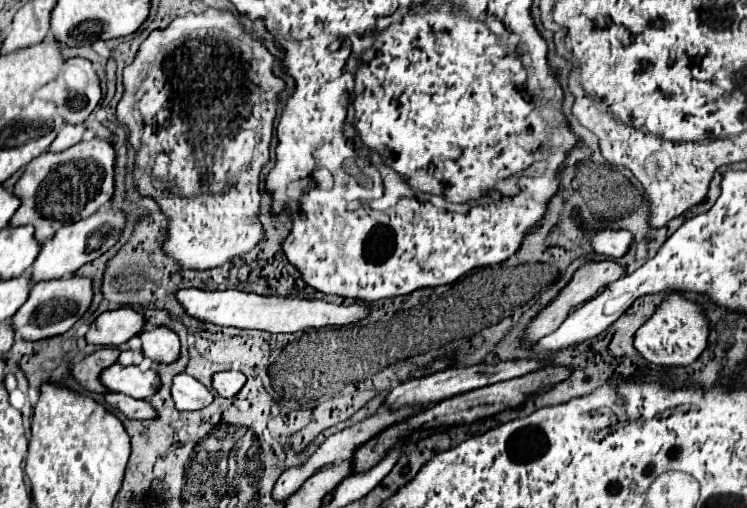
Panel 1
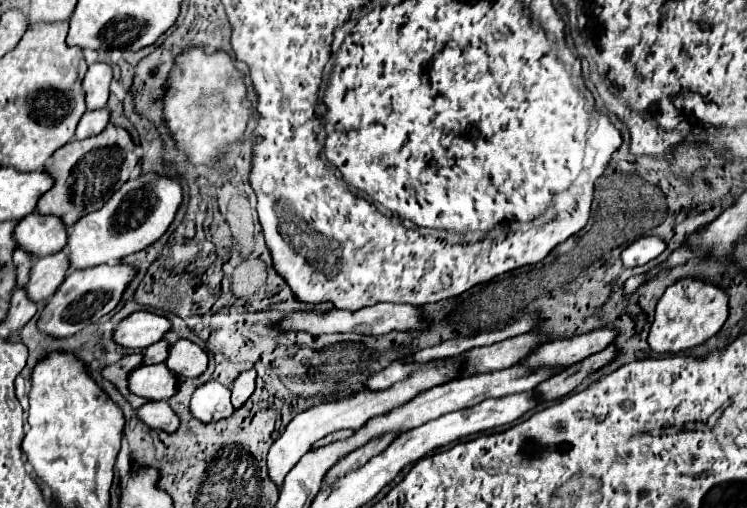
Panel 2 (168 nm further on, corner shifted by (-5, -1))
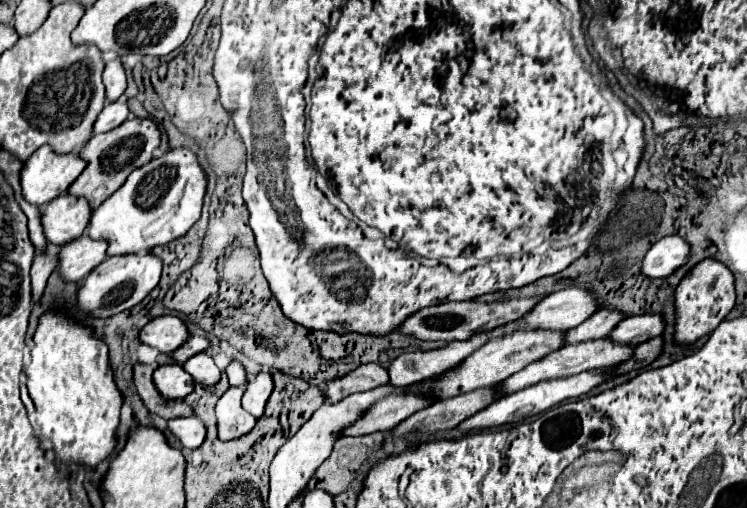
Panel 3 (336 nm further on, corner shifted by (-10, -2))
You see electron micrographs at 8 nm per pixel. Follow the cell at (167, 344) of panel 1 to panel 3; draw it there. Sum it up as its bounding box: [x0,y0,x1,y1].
[184,352,222,386]

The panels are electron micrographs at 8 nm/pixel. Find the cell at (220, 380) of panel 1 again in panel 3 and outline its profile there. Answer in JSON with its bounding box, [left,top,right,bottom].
[242,374,274,418]

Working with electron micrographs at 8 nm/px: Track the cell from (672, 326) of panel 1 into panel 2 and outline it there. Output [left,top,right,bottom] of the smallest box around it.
[647,279,727,353]

